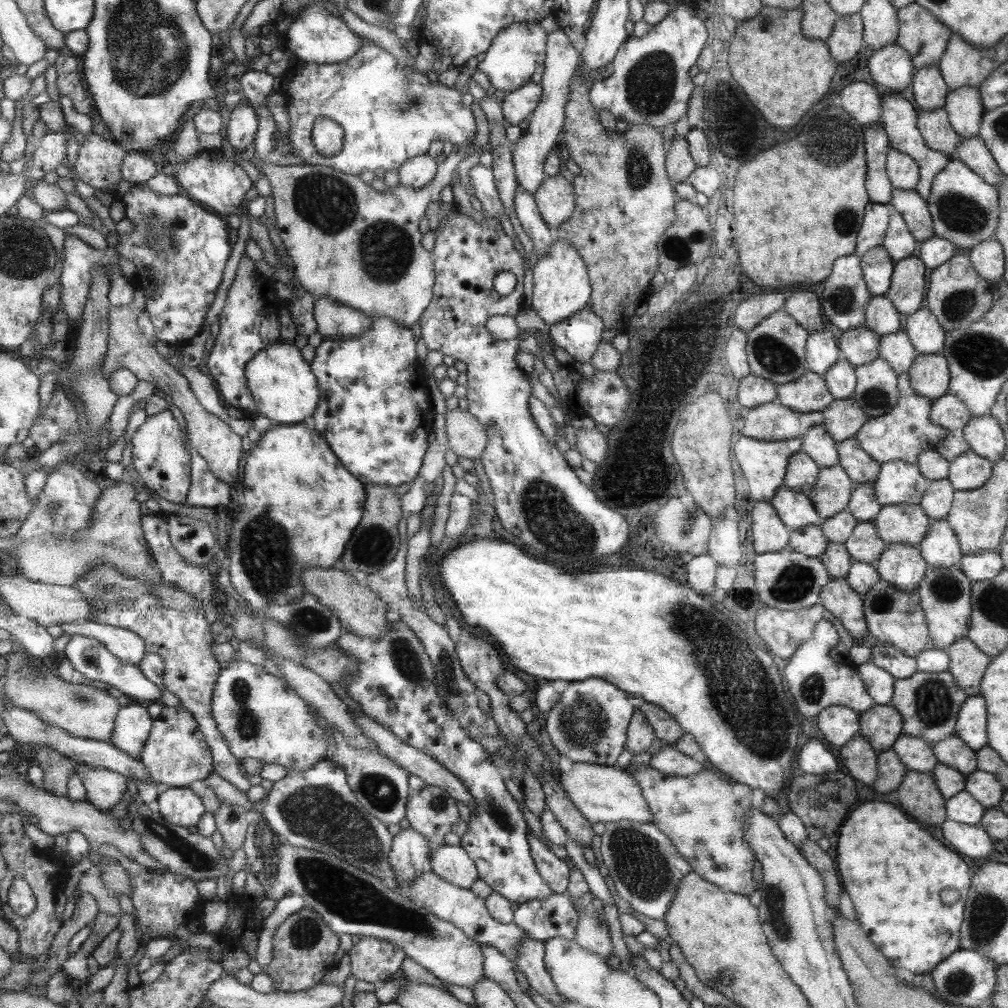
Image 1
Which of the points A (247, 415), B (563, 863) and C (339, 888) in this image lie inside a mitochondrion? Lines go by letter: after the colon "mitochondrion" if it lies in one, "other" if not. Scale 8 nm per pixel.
A: other
B: other
C: mitochondrion

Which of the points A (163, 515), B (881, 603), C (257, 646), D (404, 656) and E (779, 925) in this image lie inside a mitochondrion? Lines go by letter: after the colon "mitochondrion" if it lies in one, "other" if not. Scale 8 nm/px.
A: other
B: mitochondrion
C: other
D: mitochondrion
E: mitochondrion

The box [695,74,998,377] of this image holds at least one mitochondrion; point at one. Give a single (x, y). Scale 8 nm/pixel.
(961, 213)

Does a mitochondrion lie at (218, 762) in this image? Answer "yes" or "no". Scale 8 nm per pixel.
no

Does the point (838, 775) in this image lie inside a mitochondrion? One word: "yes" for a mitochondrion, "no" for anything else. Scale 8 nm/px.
no

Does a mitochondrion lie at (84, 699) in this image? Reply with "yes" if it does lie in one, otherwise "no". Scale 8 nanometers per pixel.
yes

